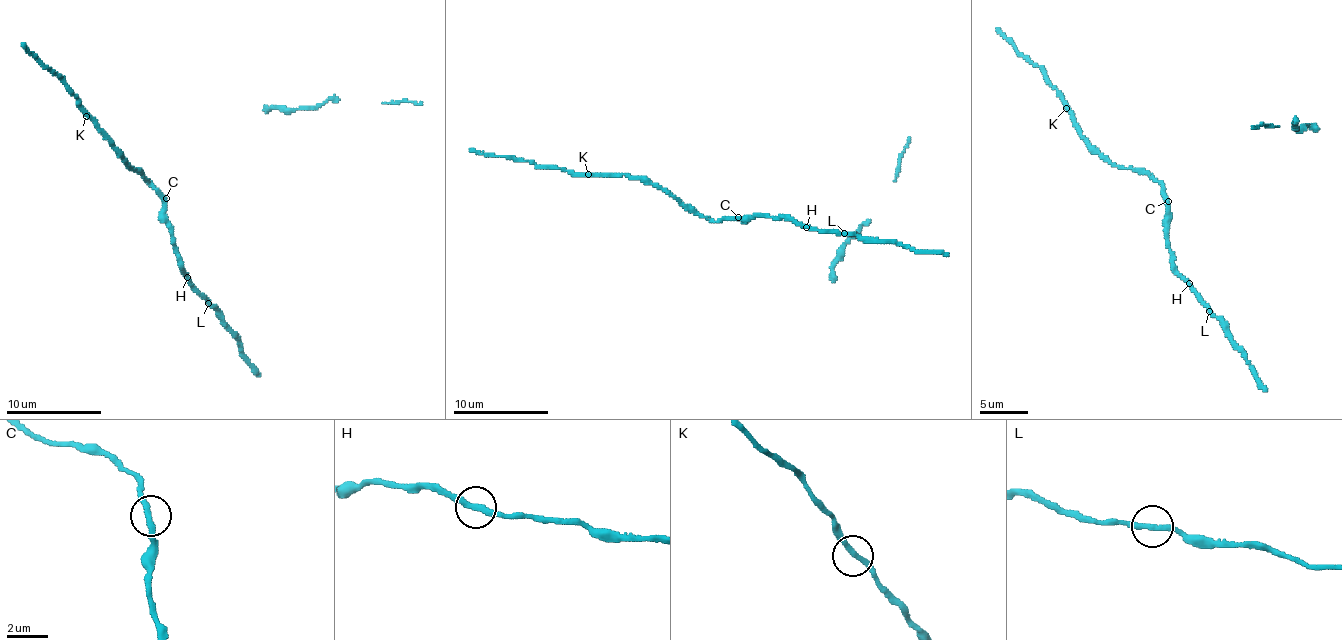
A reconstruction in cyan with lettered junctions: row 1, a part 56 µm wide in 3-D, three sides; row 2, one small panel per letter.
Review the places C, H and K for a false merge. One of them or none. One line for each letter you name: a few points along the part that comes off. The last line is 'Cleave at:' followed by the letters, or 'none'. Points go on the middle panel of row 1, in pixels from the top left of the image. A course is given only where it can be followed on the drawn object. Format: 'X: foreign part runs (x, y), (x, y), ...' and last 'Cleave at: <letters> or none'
H: foreign part runs (806, 227), (855, 233), (948, 256)
Cleave at: H

